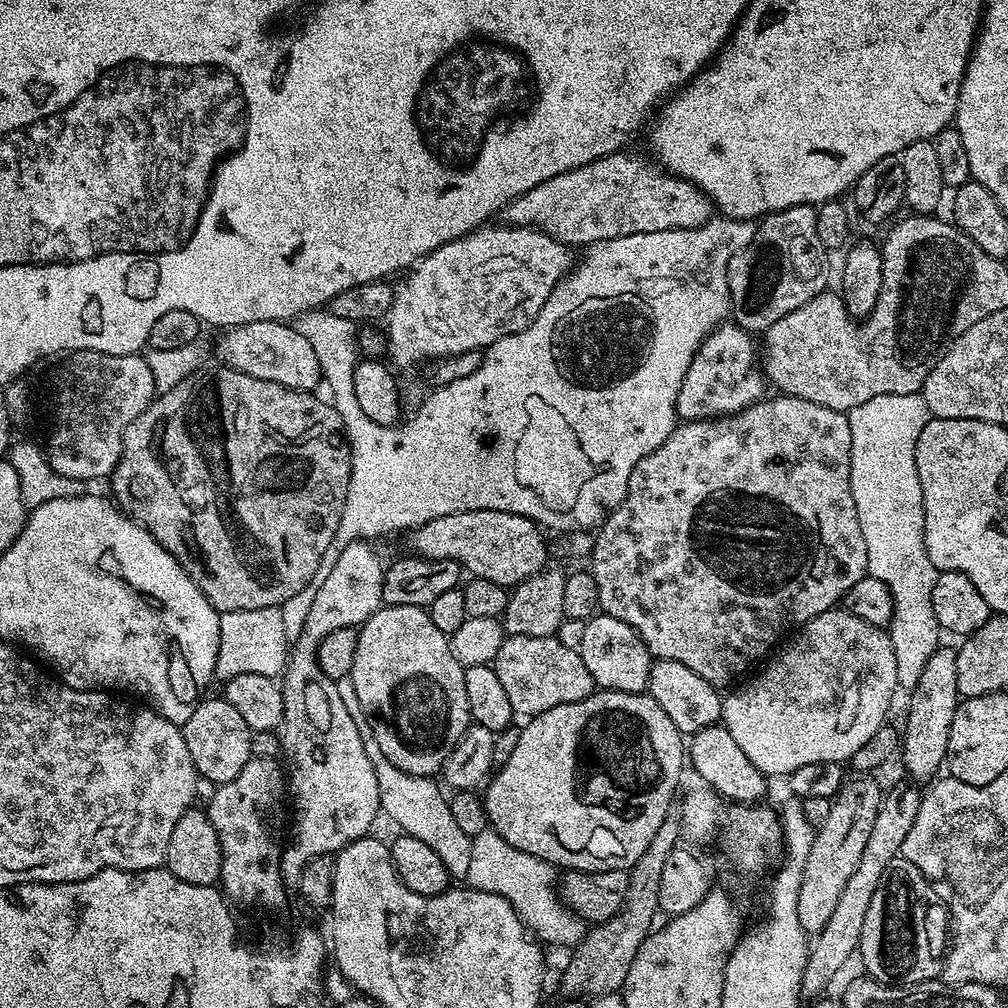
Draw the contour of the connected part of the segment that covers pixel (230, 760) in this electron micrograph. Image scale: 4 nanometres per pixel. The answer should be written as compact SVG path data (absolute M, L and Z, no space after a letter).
M223 698L201 699L194 714L186 718L182 731L186 738L186 750L190 750L190 758L197 773L203 779L205 776L212 786L219 786L238 778L242 766L246 766L246 762L253 759L252 728L246 726L246 718L242 718L242 714L238 714L238 710L234 710L234 706L230 706L230 702Z

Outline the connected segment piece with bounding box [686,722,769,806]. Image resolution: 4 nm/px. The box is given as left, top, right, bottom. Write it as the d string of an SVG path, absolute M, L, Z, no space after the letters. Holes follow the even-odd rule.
M717 722L706 726L702 730L691 733L686 744L686 756L690 761L690 768L697 772L705 780L711 791L723 796L730 802L740 806L752 806L764 796L769 781L763 772L746 758L746 753L734 742L730 730L723 723ZM768 783L768 784L767 784Z

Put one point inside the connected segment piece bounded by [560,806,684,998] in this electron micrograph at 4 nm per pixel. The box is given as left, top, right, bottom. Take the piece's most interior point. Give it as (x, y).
(599, 963)

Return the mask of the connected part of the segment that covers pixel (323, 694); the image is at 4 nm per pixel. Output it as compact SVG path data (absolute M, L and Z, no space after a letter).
M363 539L352 540L340 549L336 567L327 581L320 587L310 610L306 614L304 628L294 640L287 655L287 663L282 671L282 687L280 693L284 699L284 723L282 725L282 756L288 759L286 772L290 777L290 804L296 807L296 848L283 849L280 865L282 878L289 889L299 889L302 882L302 870L317 856L332 856L350 842L369 835L372 823L376 820L376 812L381 811L380 791L378 790L378 774L374 774L374 762L366 754L366 746L362 746L362 734L358 734L358 726L346 710L342 697L338 694L336 681L322 674L322 666L318 666L316 655L318 646L330 630L356 628L363 625L373 613L382 606L382 586L384 585L384 564Z

